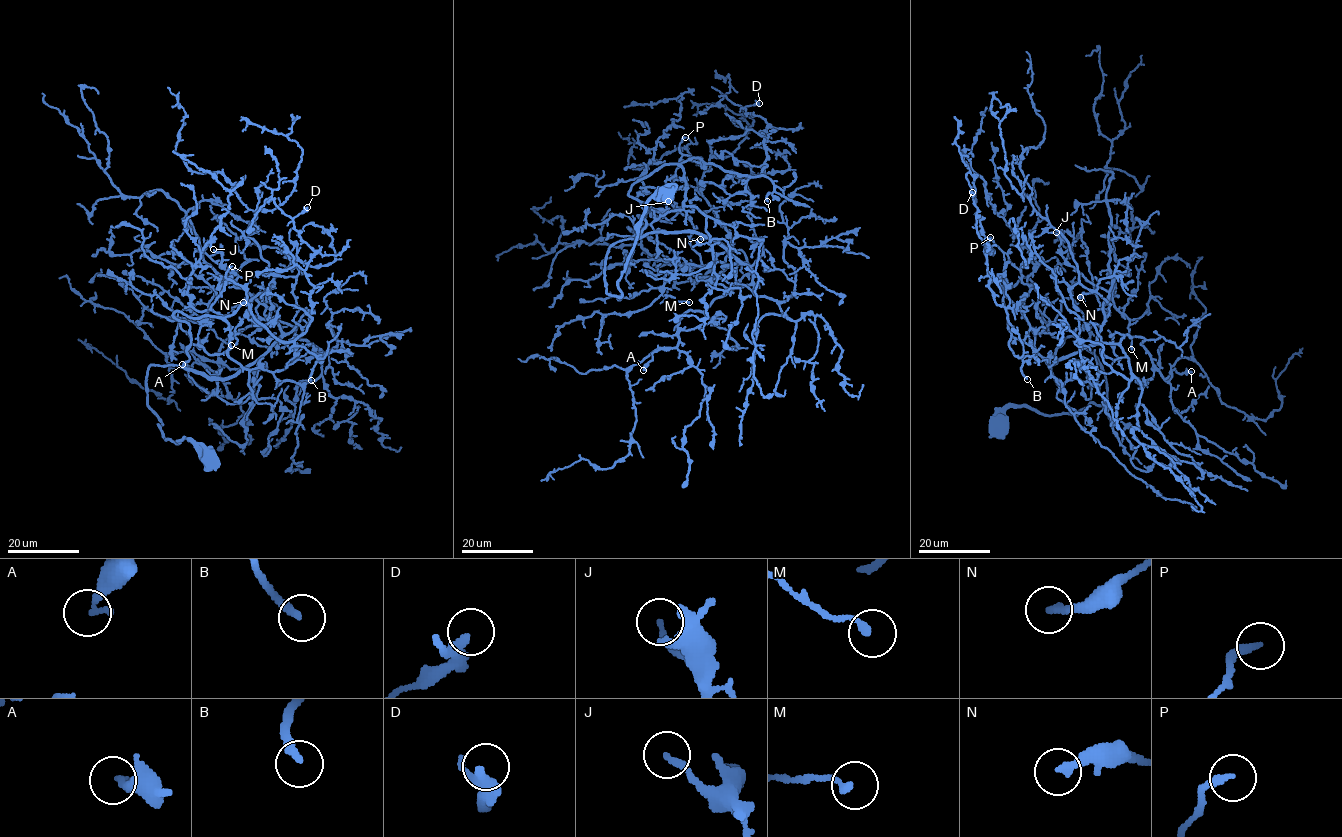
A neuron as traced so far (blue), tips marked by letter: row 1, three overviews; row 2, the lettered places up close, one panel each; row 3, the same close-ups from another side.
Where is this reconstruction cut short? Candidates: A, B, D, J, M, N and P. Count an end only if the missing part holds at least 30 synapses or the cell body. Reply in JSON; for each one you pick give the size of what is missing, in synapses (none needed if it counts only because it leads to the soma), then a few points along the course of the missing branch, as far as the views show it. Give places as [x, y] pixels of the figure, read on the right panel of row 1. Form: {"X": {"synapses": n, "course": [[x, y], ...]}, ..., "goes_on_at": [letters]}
{"B": {"synapses": 70, "course": [[1027, 379], [1040, 383], [1053, 402], [1065, 412], [1085, 446], [1116, 480]]}, "goes_on_at": ["B"]}

